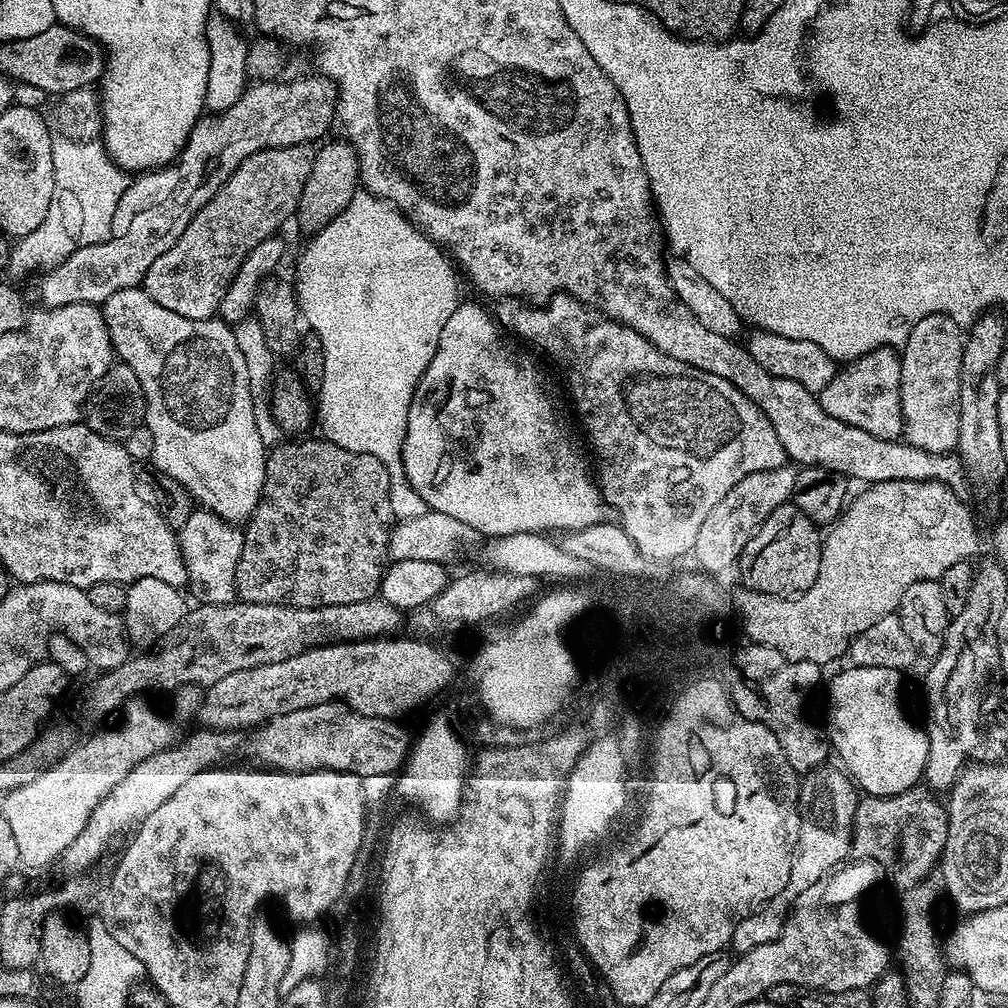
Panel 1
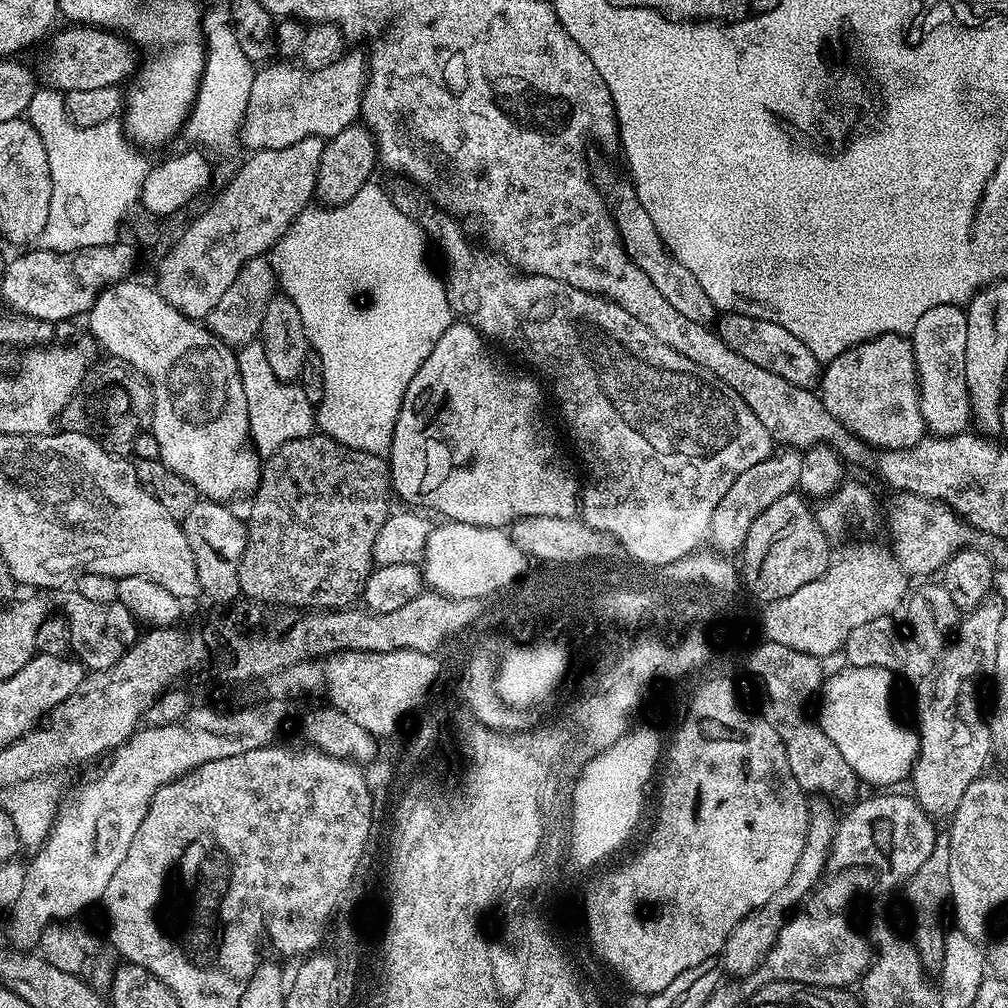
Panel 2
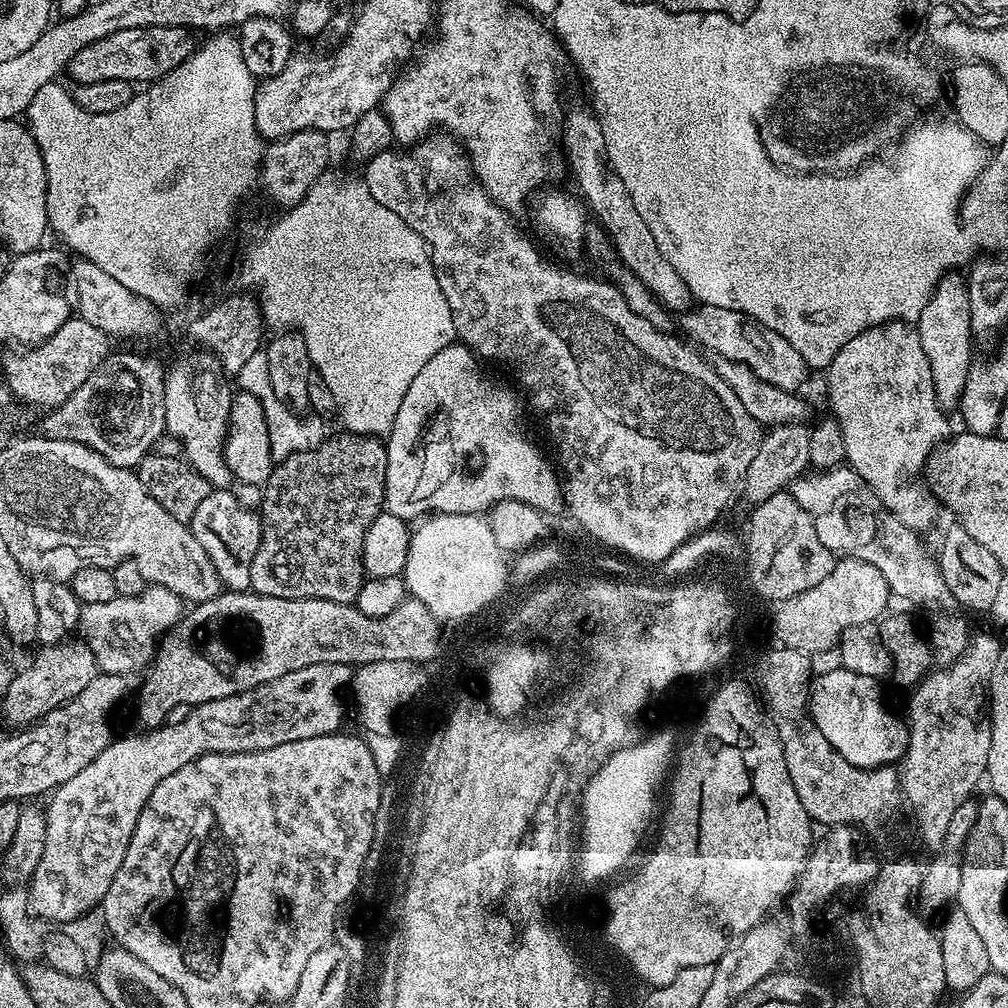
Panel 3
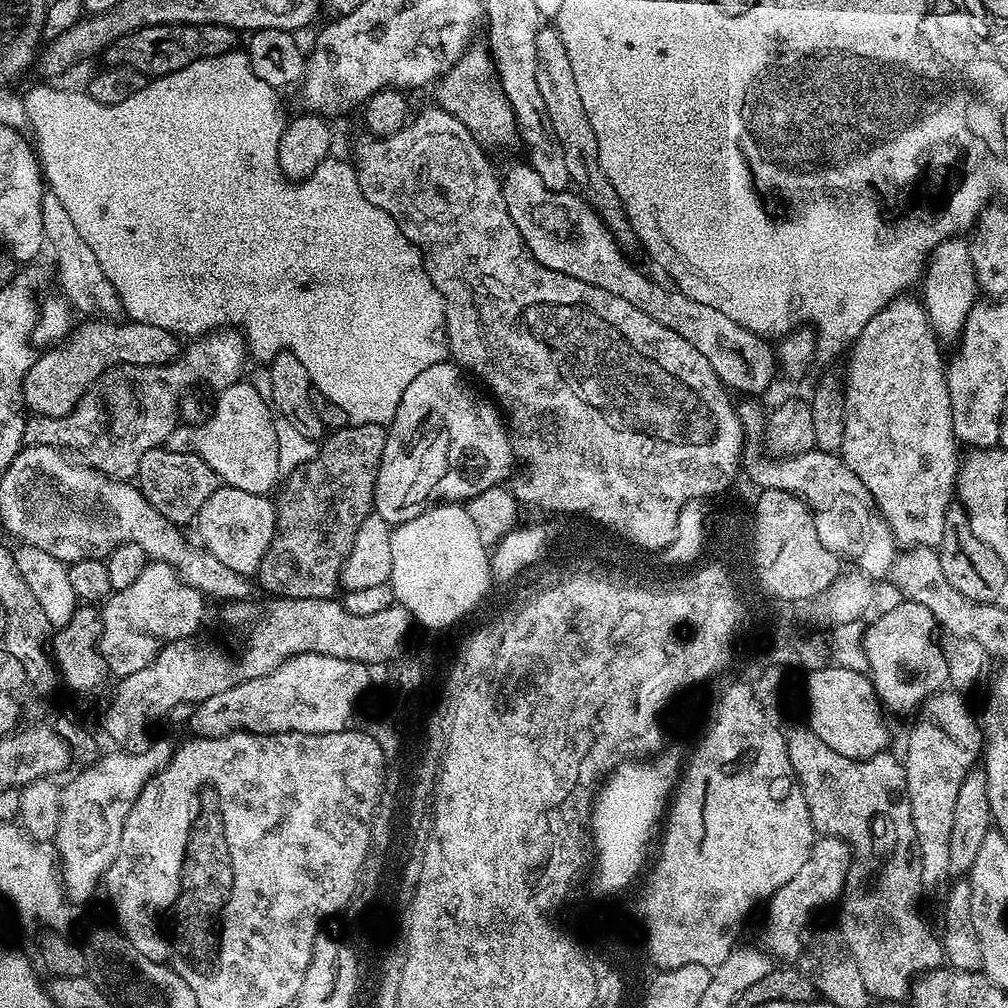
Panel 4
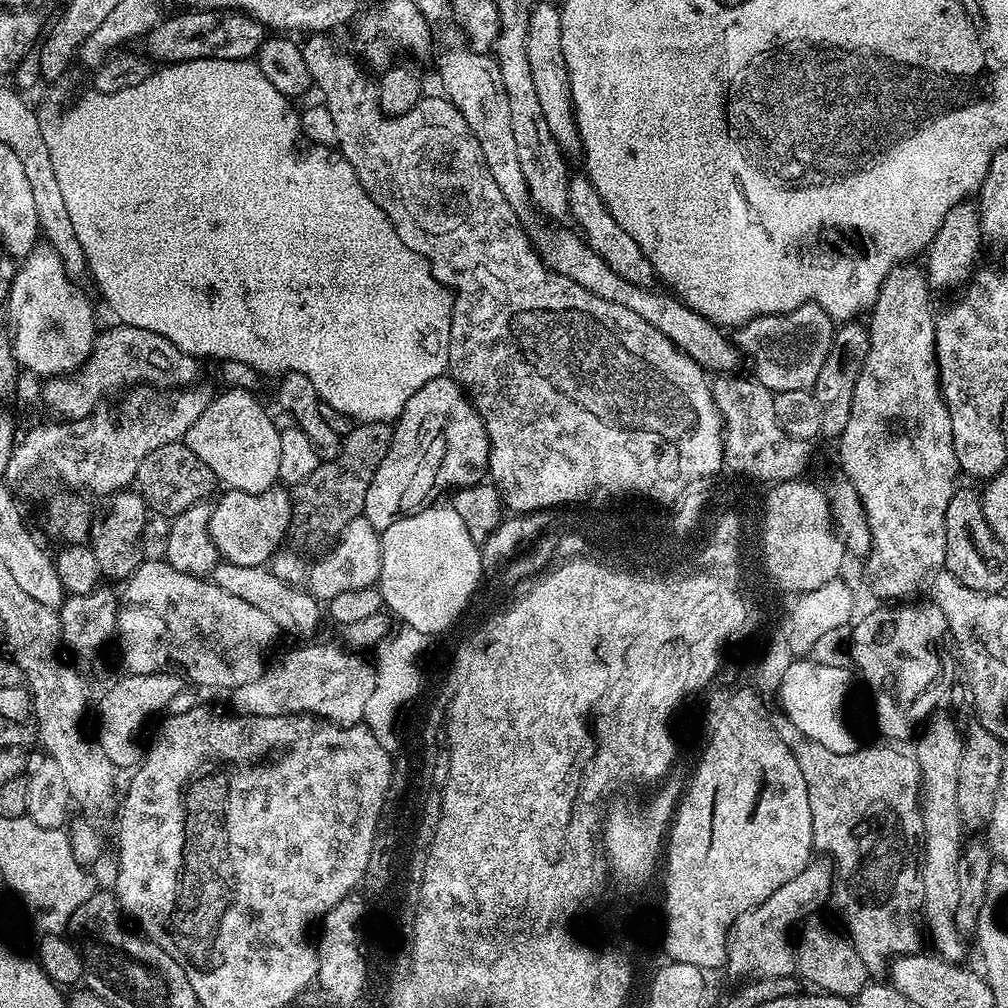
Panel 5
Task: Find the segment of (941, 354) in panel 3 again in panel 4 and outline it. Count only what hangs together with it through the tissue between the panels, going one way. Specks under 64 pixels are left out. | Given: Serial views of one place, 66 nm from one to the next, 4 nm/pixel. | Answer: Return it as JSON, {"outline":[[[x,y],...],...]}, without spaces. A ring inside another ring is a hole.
{"outline":[[[967,239],[941,240],[931,249],[930,259],[922,273],[923,288],[922,303],[928,311],[928,325],[932,327],[937,340],[959,341],[968,312],[978,303],[974,263],[971,261]]]}

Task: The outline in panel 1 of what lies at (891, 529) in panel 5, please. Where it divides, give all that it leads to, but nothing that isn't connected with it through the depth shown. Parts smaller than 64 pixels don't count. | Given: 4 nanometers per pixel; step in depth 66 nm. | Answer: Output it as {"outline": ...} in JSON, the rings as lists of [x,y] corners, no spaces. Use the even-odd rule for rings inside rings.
{"outline":[[[893,349],[878,350],[847,361],[834,378],[818,394],[822,410],[846,422],[874,434],[879,440],[895,440],[904,431],[904,407],[900,401],[900,357]]]}

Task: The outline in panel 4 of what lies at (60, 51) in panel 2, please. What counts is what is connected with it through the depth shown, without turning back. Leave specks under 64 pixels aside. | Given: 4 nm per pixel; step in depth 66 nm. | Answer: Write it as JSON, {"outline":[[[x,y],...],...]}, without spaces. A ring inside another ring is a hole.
{"outline":[[[159,24],[135,28],[120,40],[105,48],[103,63],[108,66],[132,68],[147,78],[182,72],[186,66],[198,64],[202,58],[226,56],[236,44],[237,29],[217,24]]]}

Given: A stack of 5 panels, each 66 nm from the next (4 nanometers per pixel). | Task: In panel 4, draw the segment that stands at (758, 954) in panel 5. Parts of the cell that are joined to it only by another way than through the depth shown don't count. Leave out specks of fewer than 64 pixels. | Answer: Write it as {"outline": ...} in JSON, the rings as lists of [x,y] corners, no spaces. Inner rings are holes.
{"outline":[[[820,836],[817,839],[810,855],[806,857],[806,863],[795,872],[794,878],[790,878],[790,882],[786,882],[786,886],[782,886],[767,901],[768,913],[764,916],[764,933],[759,943],[769,956],[780,962],[799,961],[810,936],[810,932],[807,932],[808,923],[827,904],[835,905],[839,901],[849,867],[850,849],[846,841],[836,836]]]}

